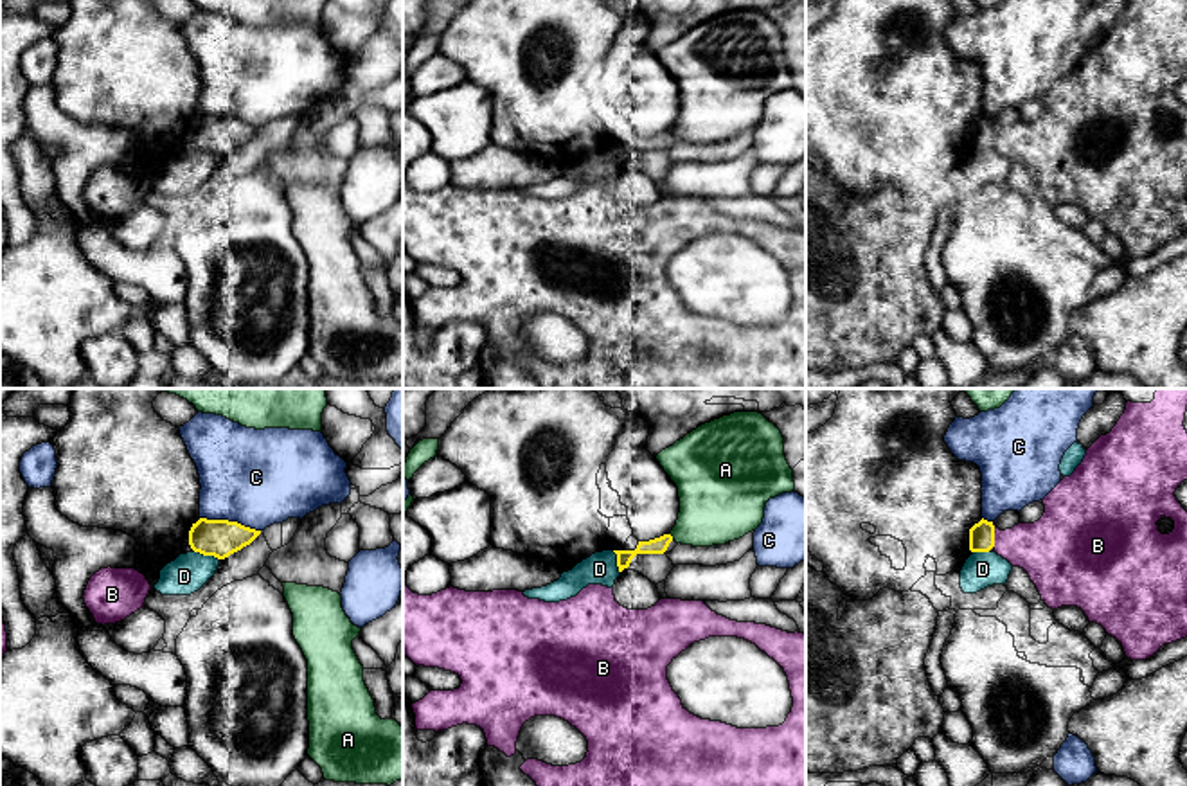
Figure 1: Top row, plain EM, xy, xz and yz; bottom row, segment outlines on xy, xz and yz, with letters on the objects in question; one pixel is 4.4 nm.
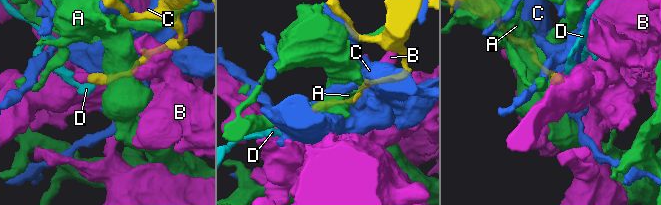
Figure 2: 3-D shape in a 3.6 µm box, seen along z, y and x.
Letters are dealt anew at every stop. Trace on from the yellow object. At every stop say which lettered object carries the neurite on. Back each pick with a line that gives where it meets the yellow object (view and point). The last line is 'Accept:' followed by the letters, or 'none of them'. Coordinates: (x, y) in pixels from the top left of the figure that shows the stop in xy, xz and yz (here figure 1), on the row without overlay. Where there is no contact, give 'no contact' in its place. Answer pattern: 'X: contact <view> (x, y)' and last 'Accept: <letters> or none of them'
Accept: none of them

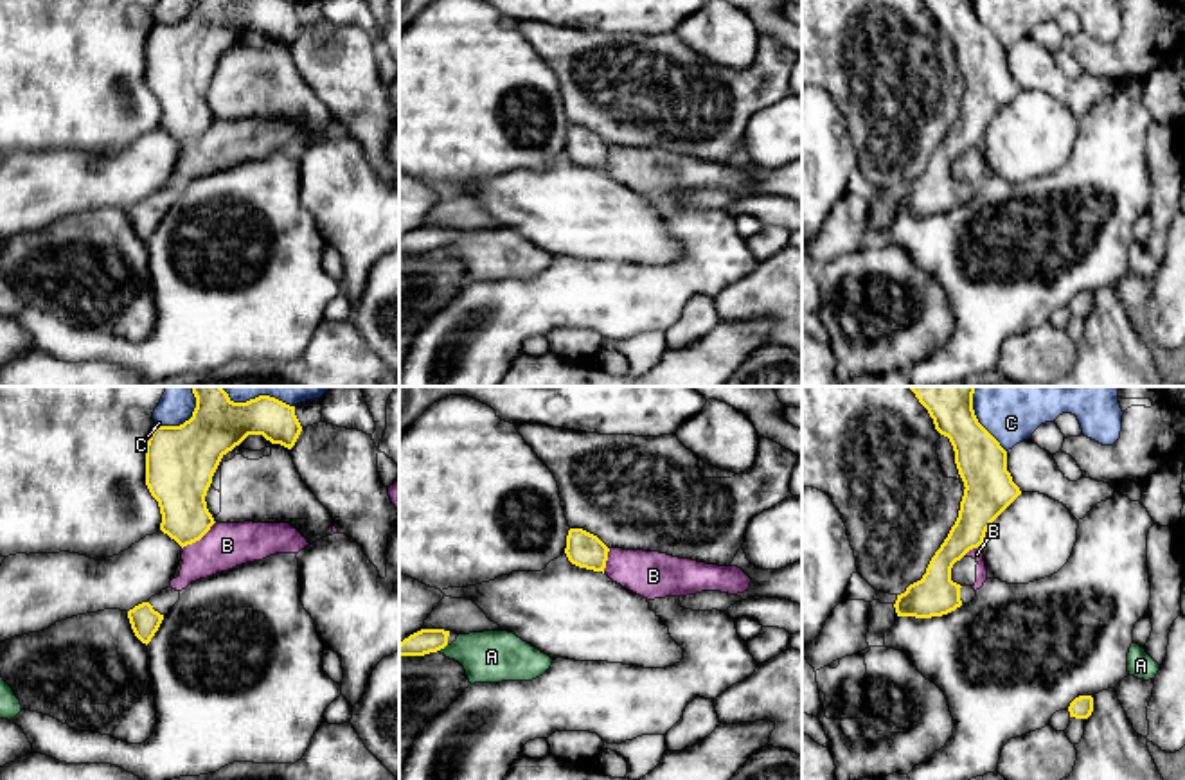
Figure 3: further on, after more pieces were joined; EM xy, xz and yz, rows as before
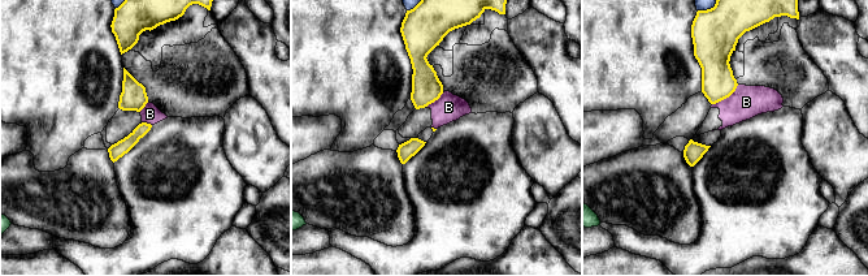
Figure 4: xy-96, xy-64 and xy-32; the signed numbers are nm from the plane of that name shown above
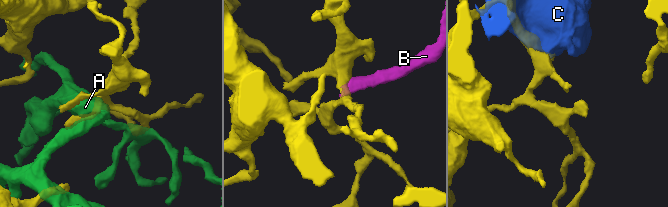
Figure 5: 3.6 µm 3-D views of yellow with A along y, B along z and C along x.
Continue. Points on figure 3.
Accept: none of them

